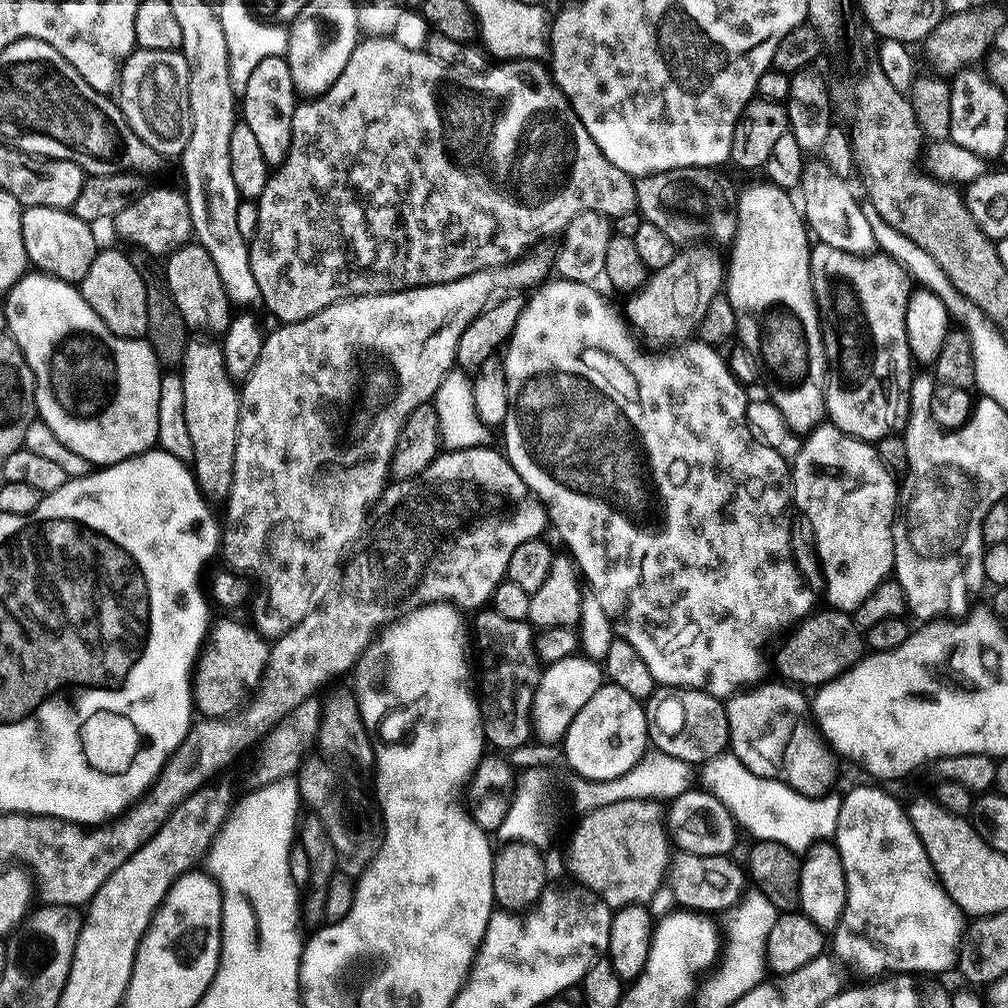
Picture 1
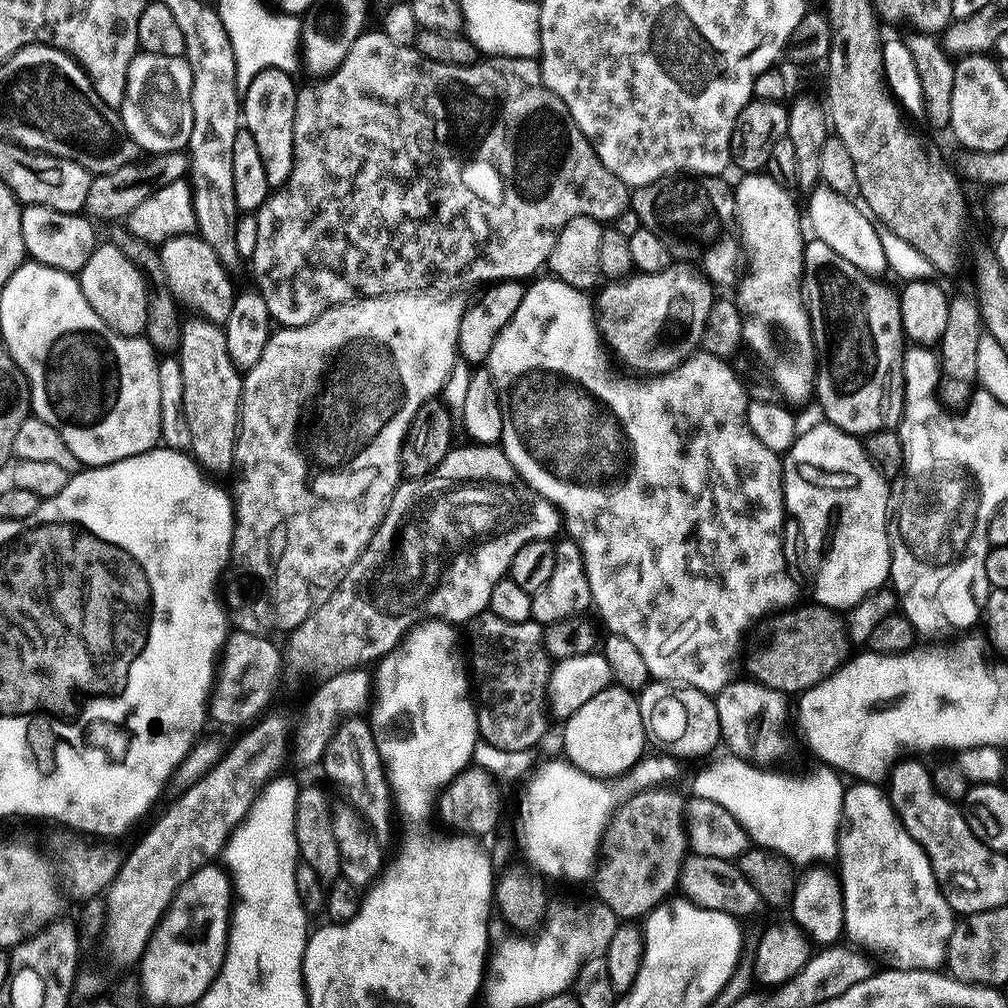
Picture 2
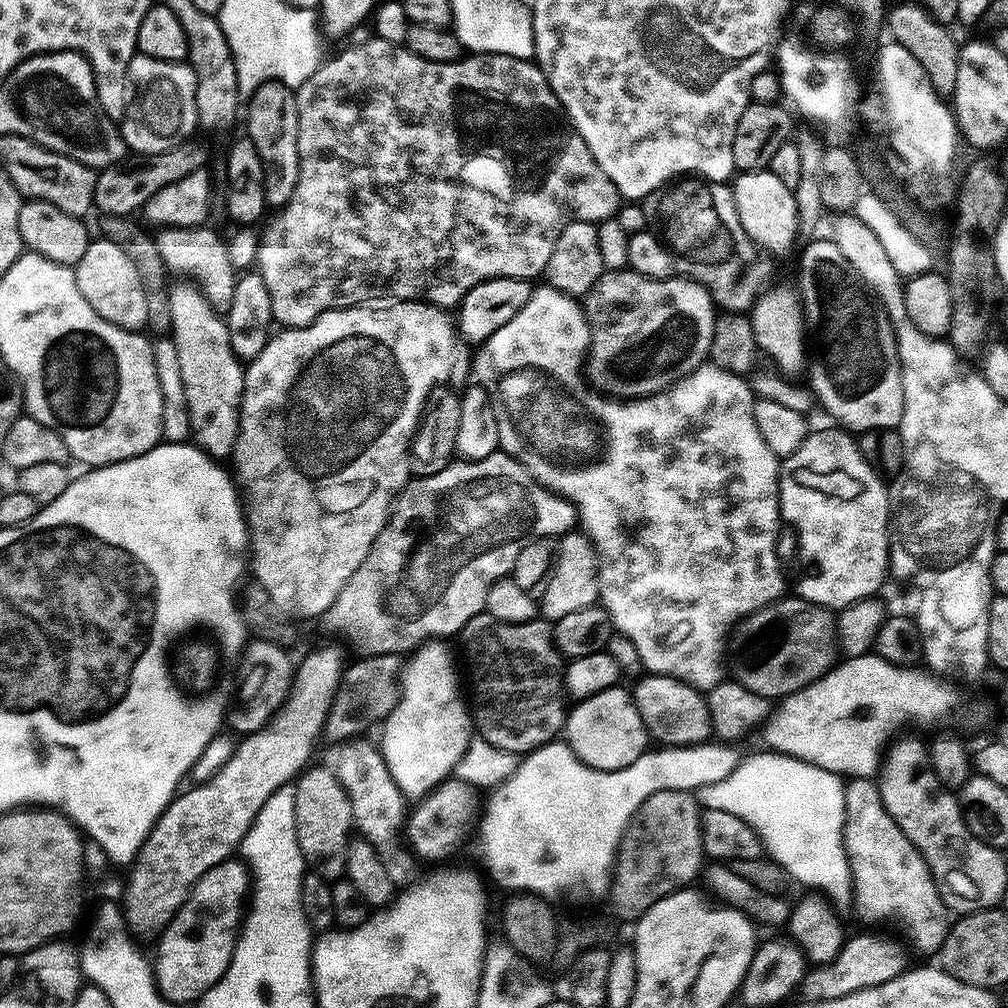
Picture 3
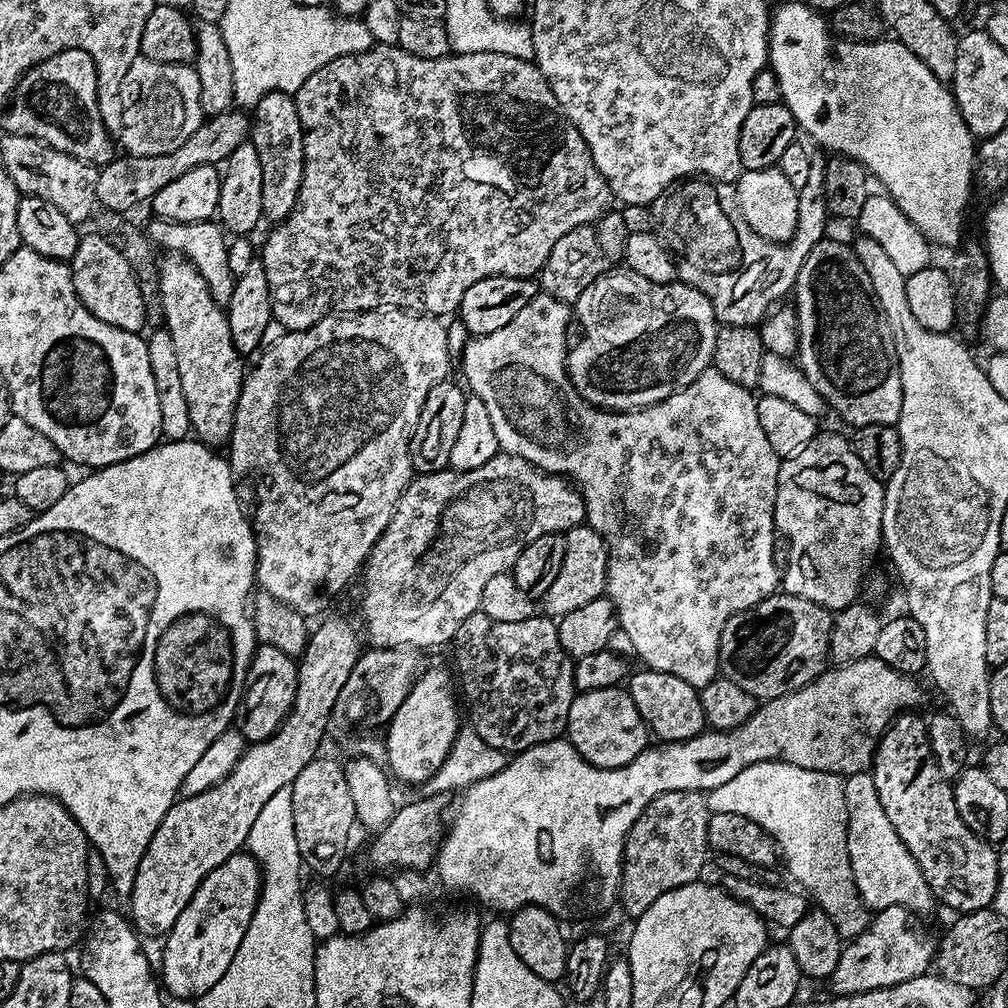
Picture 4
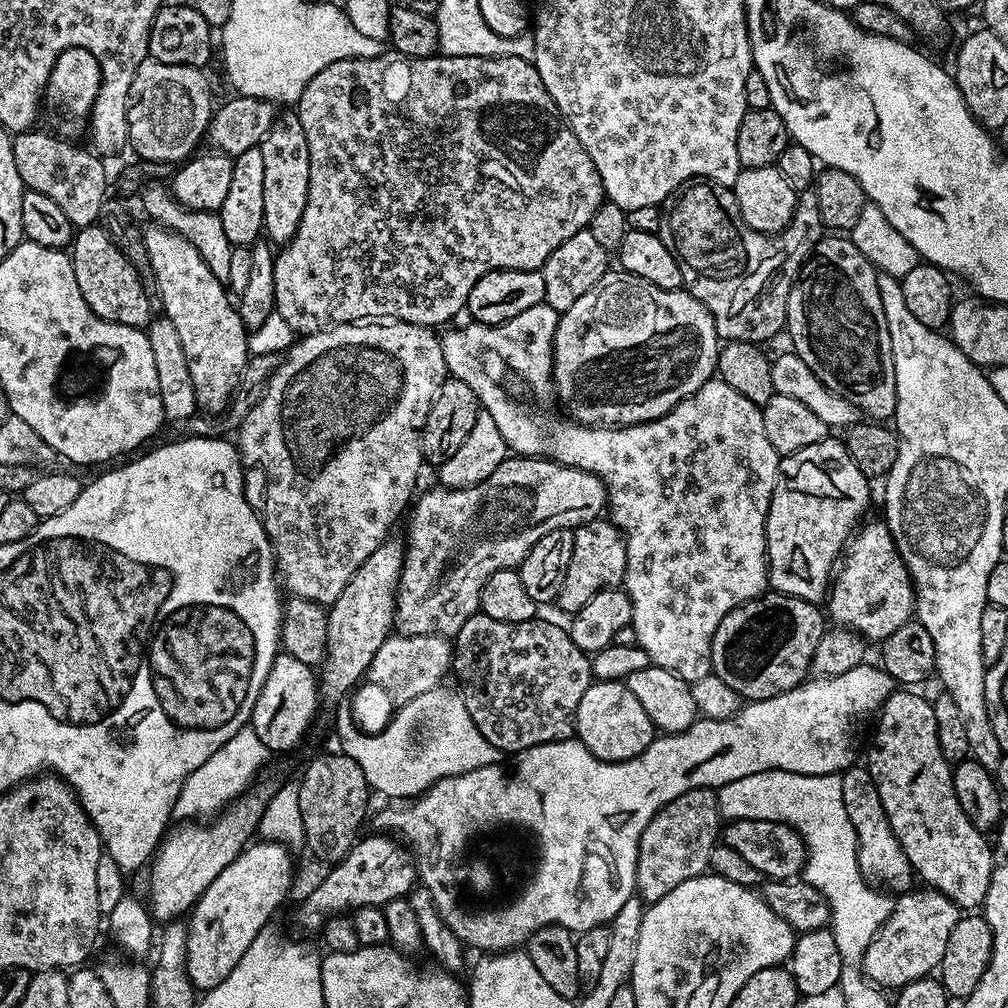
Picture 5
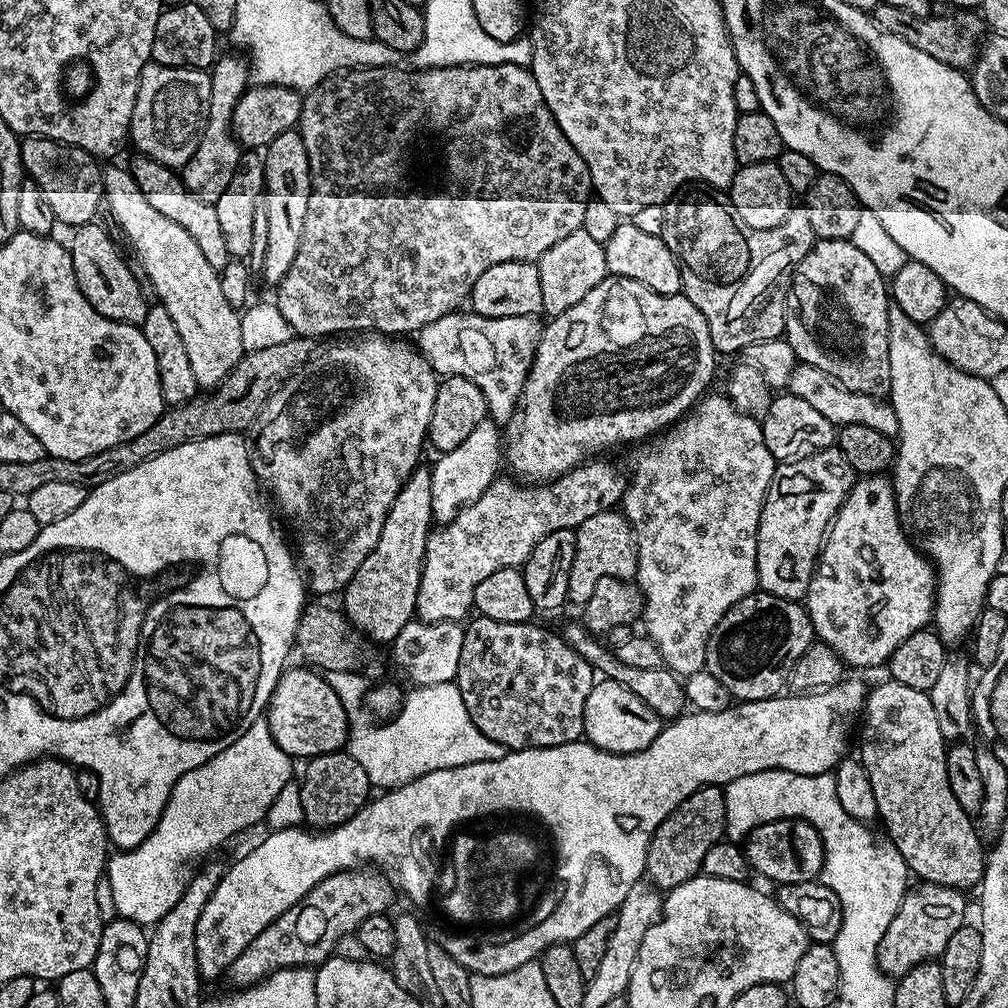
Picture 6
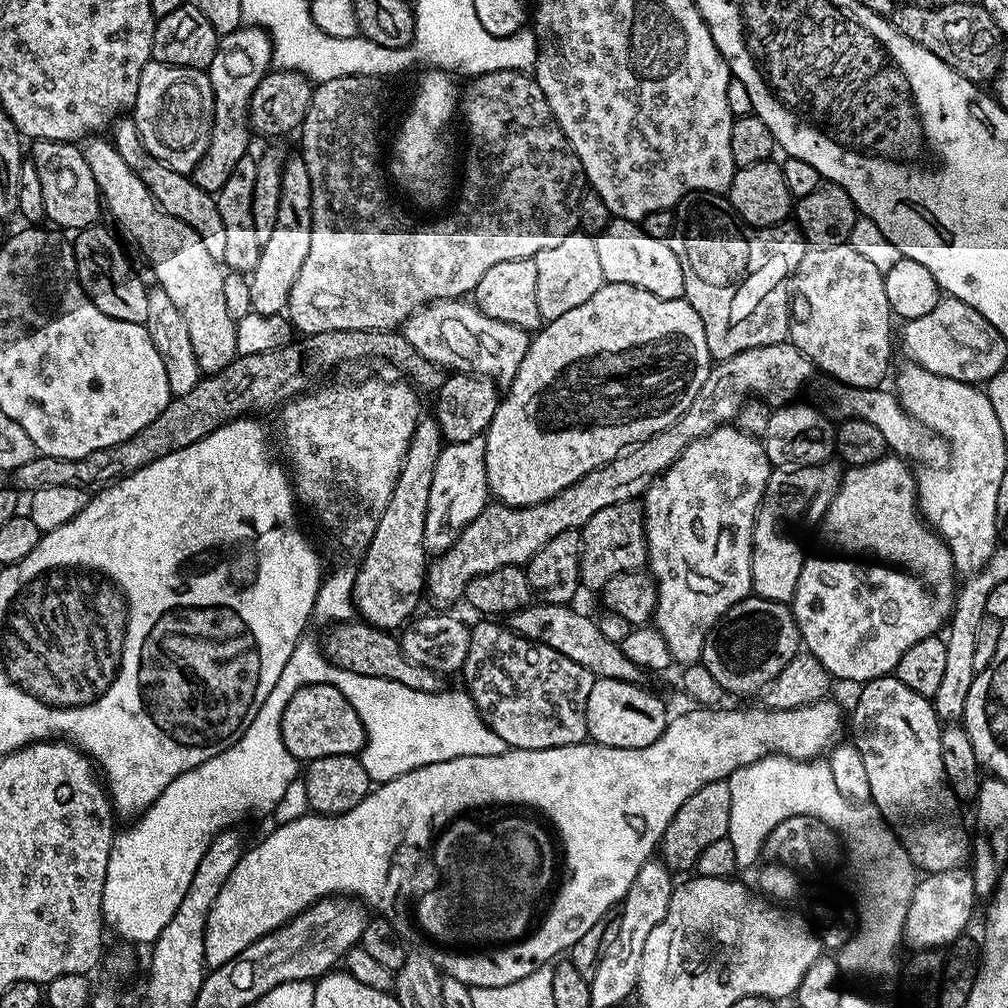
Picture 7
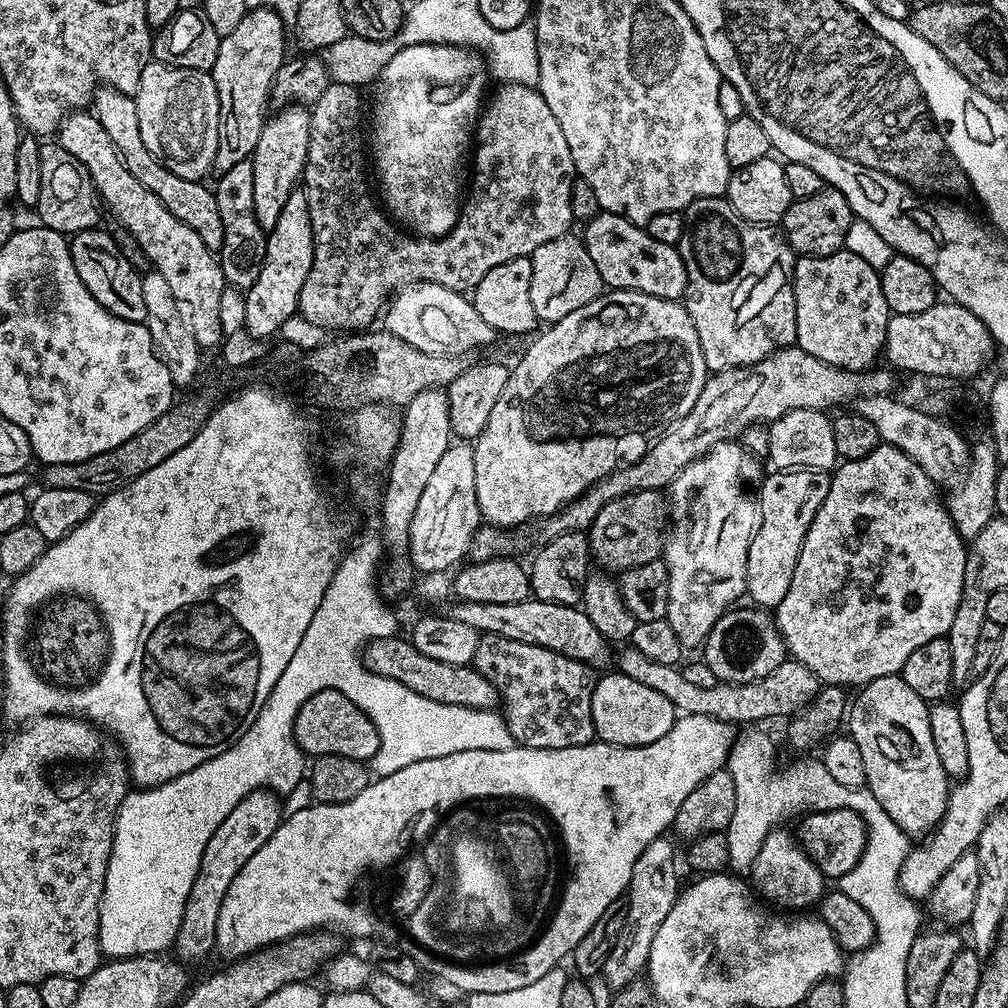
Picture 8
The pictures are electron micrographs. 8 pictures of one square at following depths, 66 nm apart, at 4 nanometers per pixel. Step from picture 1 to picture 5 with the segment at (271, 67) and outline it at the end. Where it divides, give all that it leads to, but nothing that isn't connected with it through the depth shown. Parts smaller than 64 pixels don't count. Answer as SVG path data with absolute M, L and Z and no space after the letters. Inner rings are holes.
M284 110L277 115L275 122L270 126L270 130L266 134L266 138L262 141L259 147L262 154L262 163L264 170L266 170L266 178L262 178L262 214L264 215L264 232L267 239L273 245L283 246L291 240L292 236L298 230L298 226L302 220L302 210L306 210L306 198L308 197L308 183L310 182L310 150L306 146L306 130L302 130L302 122L300 117L296 115L295 111Z

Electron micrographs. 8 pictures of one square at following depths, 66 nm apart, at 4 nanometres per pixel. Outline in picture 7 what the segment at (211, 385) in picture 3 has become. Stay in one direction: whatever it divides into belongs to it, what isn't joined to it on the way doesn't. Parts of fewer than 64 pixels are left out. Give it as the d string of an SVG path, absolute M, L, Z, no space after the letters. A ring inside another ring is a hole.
M103 135L85 139L82 151L90 166L90 174L94 174L94 182L98 182L107 215L109 212L128 231L129 238L140 243L139 251L152 265L156 284L166 290L174 306L180 308L186 330L190 330L190 346L194 346L201 373L221 372L236 359L238 346L237 320L230 318L230 310L226 310L226 297L222 290L225 269L221 261L206 251L202 238L198 238L190 225L160 209L159 202L152 197L150 190L146 190L146 182L142 182L126 162L122 162L122 154L118 154Z

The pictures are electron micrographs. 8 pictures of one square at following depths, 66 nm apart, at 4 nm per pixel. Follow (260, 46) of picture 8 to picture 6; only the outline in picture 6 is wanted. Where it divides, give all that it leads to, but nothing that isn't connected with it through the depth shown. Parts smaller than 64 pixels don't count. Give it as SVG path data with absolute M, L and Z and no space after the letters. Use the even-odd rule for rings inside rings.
M243 55L224 56L213 63L210 69L210 102L208 103L208 123L200 134L198 150L188 159L182 169L182 179L185 188L198 194L206 202L215 204L217 198L230 186L230 178L234 178L234 170L242 155L241 145L232 134L232 111L240 100L244 89L250 84L250 64ZM244 59L244 60L243 60Z

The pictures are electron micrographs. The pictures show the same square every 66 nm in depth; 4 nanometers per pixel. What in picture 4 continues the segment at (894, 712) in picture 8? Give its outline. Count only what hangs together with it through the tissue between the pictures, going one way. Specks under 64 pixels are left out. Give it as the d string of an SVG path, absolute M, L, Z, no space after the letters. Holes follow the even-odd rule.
M912 710L905 711L879 737L876 755L872 757L870 775L878 790L882 810L886 810L886 818L890 818L894 830L898 830L898 838L902 838L906 850L914 854L914 862L918 862L926 882L932 888L933 897L939 903L941 900L946 907L953 908L953 913L977 912L995 901L1000 881L1000 857L993 845L979 840L968 829L966 822L962 822L954 802L953 785L942 774L942 770L938 770L932 747L928 745L928 725L925 717L915 716L916 714Z

